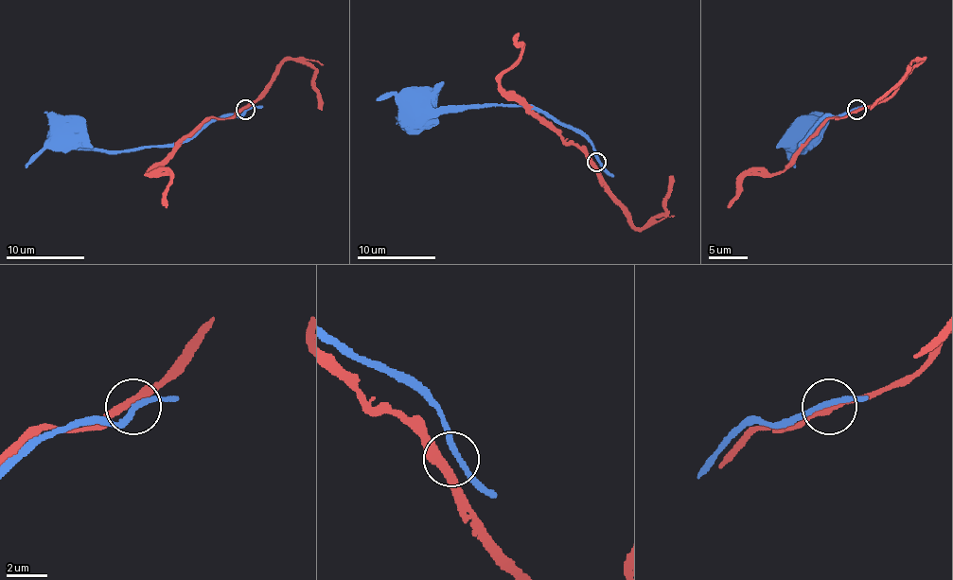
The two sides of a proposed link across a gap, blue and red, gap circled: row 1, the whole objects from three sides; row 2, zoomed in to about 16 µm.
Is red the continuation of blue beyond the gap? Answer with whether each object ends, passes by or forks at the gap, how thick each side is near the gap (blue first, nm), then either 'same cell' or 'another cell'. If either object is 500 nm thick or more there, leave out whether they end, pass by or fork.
blue passes by; red passes by; 240 nm thick on the blue side, 320 nm on the other; another cell

